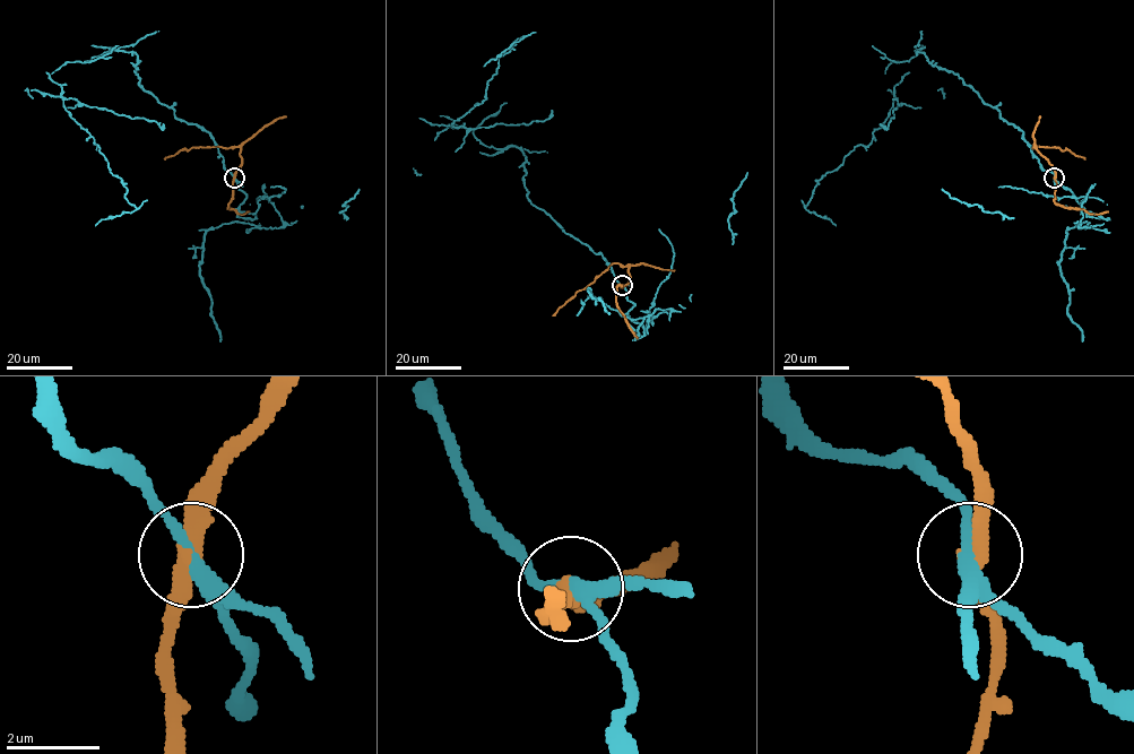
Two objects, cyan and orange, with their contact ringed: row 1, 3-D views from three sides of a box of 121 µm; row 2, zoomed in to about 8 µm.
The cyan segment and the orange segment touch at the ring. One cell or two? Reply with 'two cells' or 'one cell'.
two cells

